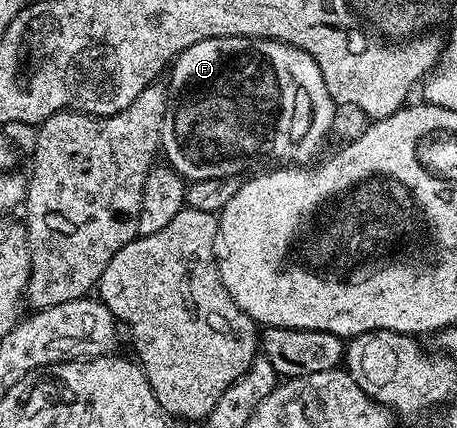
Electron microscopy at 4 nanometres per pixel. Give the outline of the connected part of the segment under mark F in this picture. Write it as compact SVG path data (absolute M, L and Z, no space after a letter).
M227 36L199 40L174 61L167 79L167 105L161 125L161 149L164 161L190 183L241 174L244 166L260 154L273 153L273 142L281 130L297 126L301 110L309 110L309 122L335 122L338 107L327 92L319 64L299 48L270 38Z

